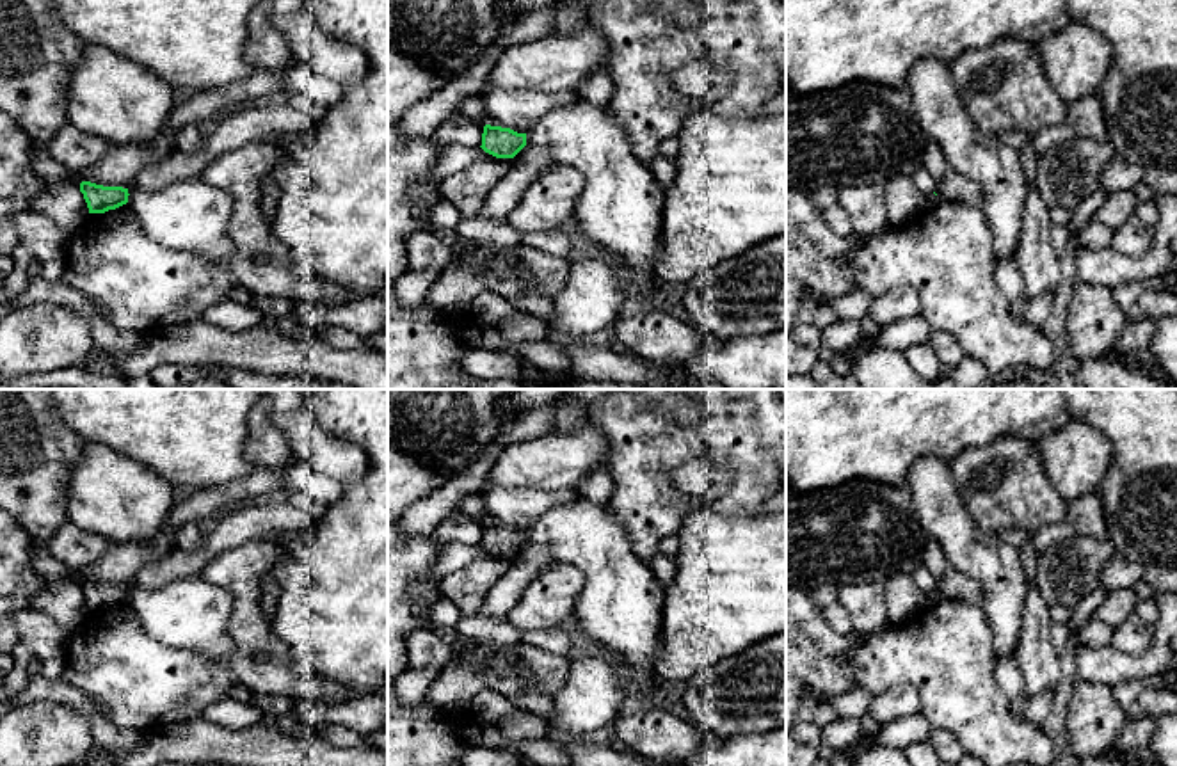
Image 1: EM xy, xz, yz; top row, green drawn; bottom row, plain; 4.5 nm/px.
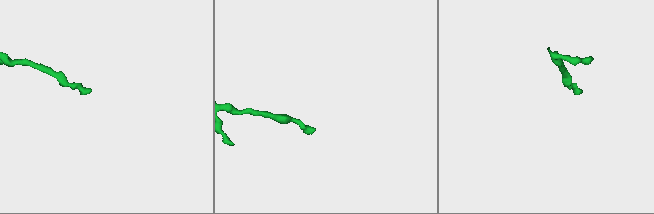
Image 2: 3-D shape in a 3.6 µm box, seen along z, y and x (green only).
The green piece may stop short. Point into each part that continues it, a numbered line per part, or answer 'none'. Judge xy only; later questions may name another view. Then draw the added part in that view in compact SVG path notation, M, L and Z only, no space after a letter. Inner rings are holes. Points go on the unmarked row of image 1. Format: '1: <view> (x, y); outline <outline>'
none

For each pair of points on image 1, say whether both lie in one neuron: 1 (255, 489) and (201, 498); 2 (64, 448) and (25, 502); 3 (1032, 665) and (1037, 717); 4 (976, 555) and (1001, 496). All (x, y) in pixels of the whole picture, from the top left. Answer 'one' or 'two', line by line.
1: one
2: one
3: two
4: two

